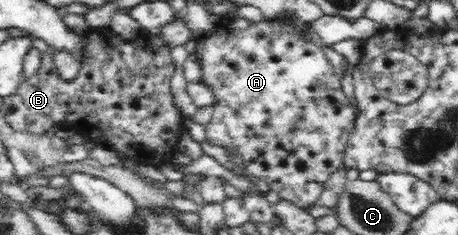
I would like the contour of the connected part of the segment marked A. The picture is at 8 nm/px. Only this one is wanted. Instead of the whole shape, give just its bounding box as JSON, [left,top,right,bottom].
[196,17,357,208]

